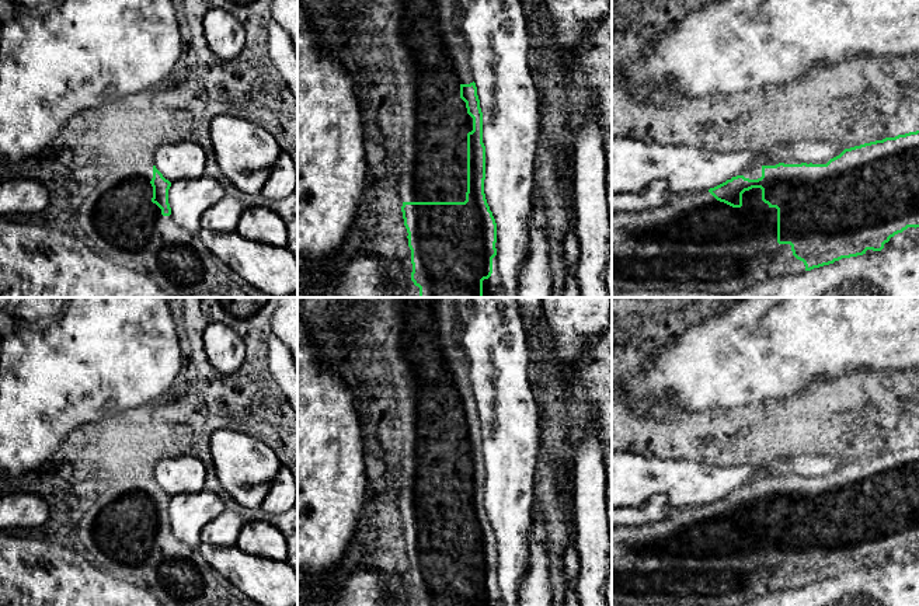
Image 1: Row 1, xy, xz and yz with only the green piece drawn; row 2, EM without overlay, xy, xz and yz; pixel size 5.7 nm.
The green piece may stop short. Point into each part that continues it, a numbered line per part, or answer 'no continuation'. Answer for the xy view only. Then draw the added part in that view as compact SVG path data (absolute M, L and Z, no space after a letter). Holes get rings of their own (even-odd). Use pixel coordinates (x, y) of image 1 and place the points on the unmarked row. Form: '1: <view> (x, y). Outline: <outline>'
no continuation

